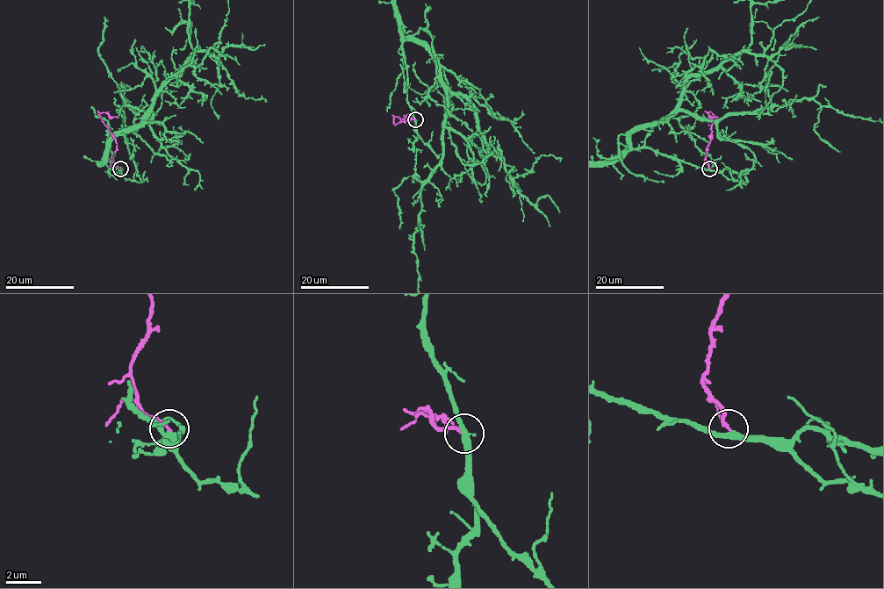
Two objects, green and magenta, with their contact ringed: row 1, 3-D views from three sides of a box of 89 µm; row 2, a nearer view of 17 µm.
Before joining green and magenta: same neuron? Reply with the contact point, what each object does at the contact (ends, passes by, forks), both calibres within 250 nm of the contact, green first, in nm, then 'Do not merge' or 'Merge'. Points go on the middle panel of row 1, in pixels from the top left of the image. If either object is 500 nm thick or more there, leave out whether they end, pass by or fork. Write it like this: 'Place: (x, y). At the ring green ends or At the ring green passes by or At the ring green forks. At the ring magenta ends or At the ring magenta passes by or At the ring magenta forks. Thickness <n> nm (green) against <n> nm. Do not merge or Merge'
Place: (415, 119). At the ring green passes by. At the ring magenta ends. Thickness 340 nm (green) against 180 nm. Do not merge

